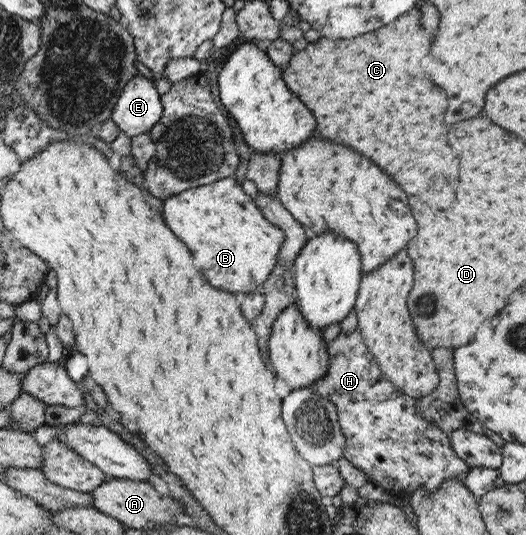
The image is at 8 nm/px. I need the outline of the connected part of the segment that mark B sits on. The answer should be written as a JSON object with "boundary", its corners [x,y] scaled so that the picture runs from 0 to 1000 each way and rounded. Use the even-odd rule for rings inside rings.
{"boundary":[[[443,329],[344,357],[316,370],[308,409],[319,428],[357,462],[365,492],[395,529],[437,548],[471,548],[510,518],[527,495],[527,473],[540,449],[532,426],[502,413],[475,368],[460,361]]]}

